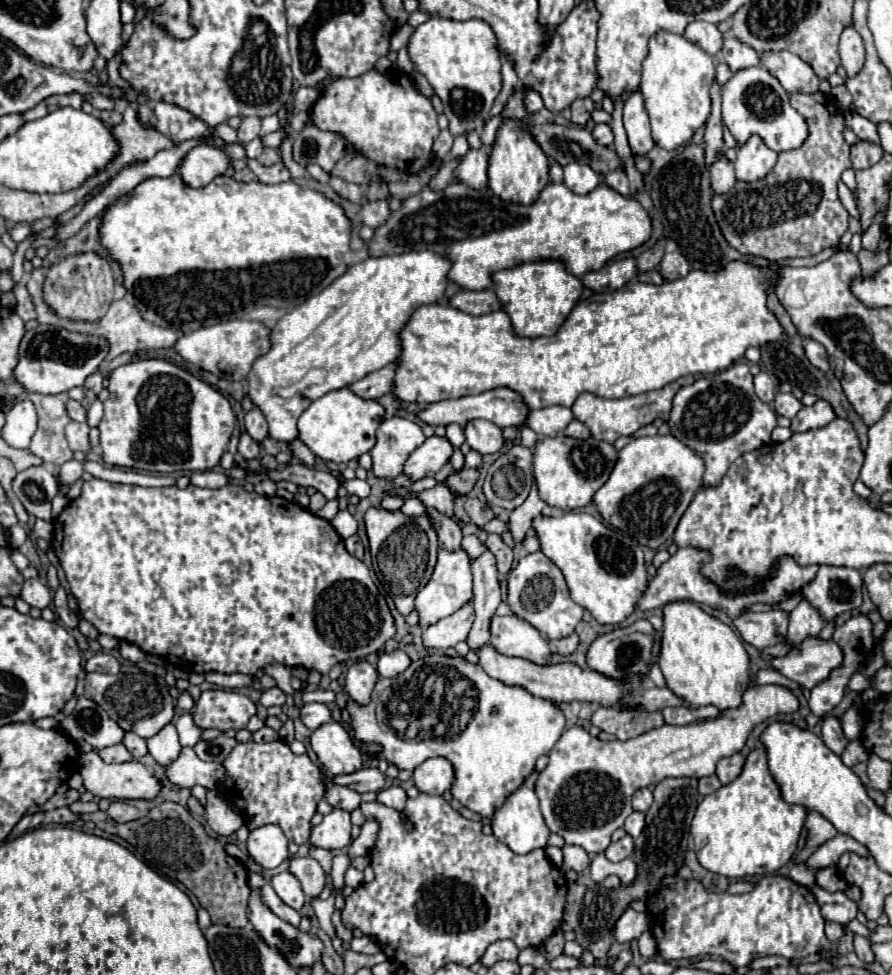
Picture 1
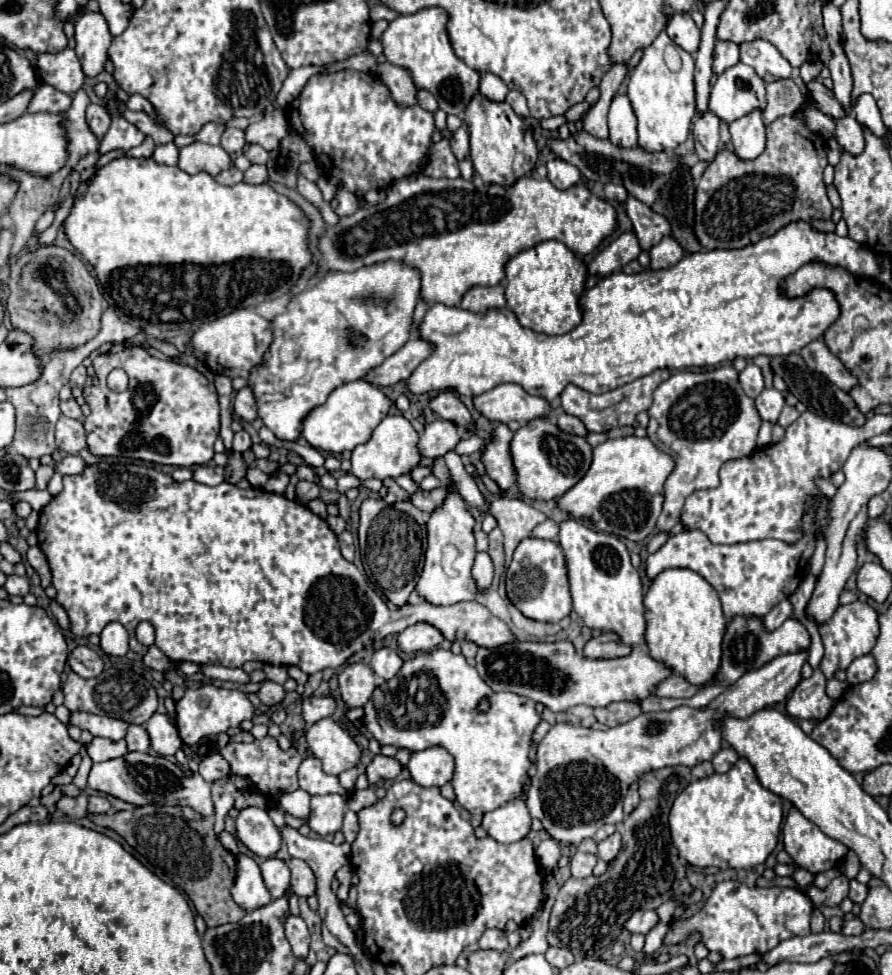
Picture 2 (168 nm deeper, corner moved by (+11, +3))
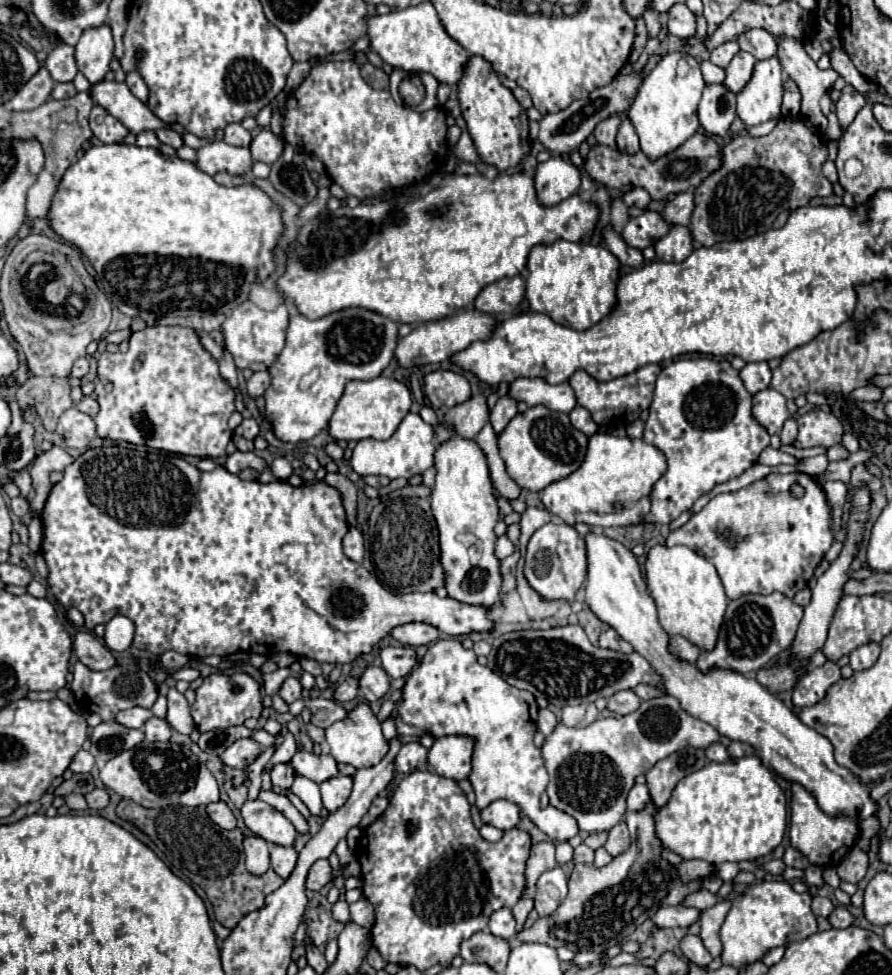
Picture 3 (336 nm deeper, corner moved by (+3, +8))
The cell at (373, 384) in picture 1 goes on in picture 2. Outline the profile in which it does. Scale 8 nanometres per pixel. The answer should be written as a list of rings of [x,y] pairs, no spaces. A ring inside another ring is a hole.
[[[410,338],[396,354],[386,358],[380,366],[366,374],[366,382],[374,386],[392,386],[400,380],[410,378],[410,374],[418,368],[422,360],[426,360],[434,352],[434,344],[424,338]]]

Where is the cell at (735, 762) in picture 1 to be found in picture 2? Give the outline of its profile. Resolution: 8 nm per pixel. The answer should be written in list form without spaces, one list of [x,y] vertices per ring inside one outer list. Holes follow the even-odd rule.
[[[722,748],[714,758],[712,758],[712,764],[714,764],[714,770],[716,772],[728,772],[730,766],[738,760],[738,754],[736,750],[732,748]]]

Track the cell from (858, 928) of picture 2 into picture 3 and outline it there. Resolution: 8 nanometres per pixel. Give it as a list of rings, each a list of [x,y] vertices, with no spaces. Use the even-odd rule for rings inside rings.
[[[836,907],[834,909],[834,915],[830,915],[828,921],[836,929],[846,929],[846,927],[852,927],[854,925],[854,917],[852,917],[852,913],[846,907]]]

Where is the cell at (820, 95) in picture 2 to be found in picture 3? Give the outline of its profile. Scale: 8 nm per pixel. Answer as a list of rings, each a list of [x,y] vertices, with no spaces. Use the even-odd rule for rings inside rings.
[[[780,39],[778,41],[778,59],[782,69],[790,79],[796,81],[802,95],[800,114],[812,131],[825,133],[828,120],[822,113],[819,100],[826,95],[838,77],[834,69],[818,69],[818,65],[808,57],[798,39]]]

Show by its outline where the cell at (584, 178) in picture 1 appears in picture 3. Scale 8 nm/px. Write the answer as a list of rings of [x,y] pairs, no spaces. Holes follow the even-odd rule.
[[[560,155],[550,157],[536,167],[536,191],[542,205],[556,205],[580,187],[580,169]]]

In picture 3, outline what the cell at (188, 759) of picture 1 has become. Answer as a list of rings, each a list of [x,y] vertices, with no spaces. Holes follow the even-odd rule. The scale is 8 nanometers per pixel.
[[[240,739],[220,755],[220,761],[234,769],[246,769],[250,763],[254,763],[254,759],[260,753],[262,753],[260,743],[256,743],[254,739]]]

